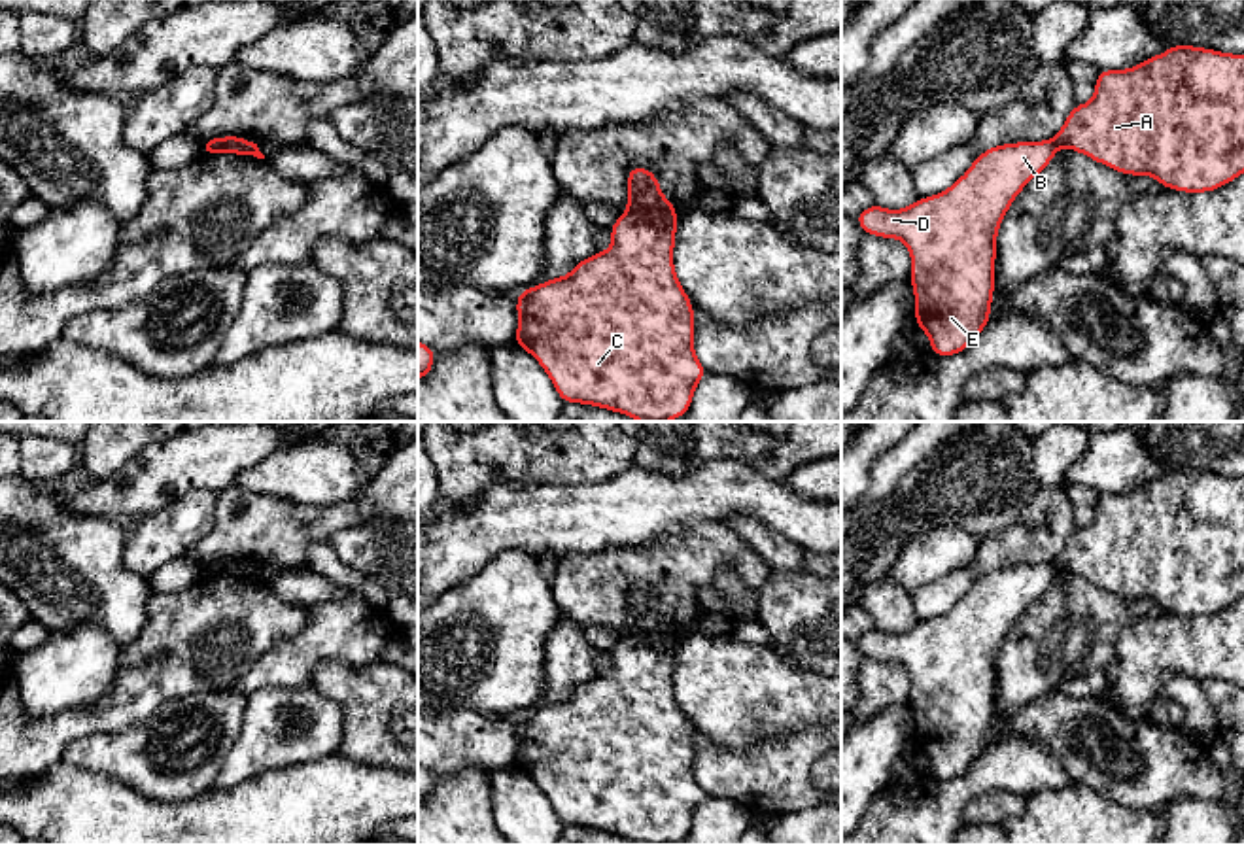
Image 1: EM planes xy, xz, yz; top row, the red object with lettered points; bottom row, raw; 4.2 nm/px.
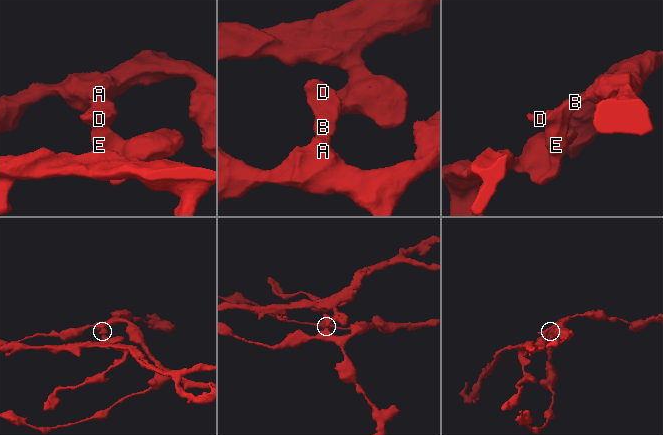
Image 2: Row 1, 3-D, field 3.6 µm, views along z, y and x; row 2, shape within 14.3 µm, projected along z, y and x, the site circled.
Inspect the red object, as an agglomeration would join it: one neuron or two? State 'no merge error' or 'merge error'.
merge error

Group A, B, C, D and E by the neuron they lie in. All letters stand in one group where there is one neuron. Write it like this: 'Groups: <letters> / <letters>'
Groups: A C / B D E

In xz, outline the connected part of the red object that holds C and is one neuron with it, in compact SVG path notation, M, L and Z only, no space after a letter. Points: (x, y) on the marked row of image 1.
M620 214L611 229L611 250L579 261L563 278L548 278L516 295L514 344L529 352L550 376L563 403L601 406L641 422L667 422L692 406L696 386L707 369L694 352L694 304L675 274L675 214Z

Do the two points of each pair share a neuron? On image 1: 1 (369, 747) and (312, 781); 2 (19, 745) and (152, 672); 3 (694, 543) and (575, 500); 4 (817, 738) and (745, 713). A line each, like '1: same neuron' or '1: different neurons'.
1: different neurons
2: same neuron
3: different neurons
4: different neurons

